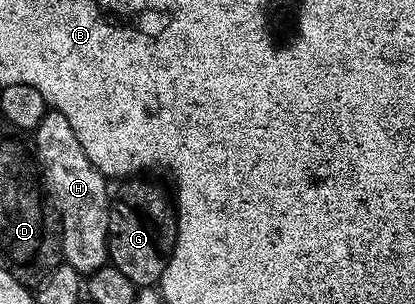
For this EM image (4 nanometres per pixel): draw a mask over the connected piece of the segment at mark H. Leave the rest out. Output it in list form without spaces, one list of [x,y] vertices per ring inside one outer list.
[[[56,111],[46,112],[35,130],[35,137],[35,160],[61,226],[61,255],[64,264],[70,265],[77,273],[90,275],[103,268],[109,260],[111,189],[105,186],[108,185],[107,178],[94,167],[91,159],[87,159],[87,151],[83,151],[83,143],[79,143],[75,131],[71,131],[67,115]]]

